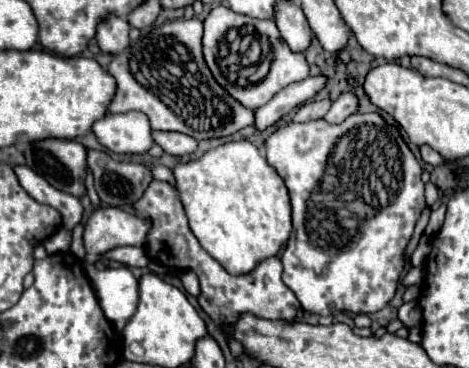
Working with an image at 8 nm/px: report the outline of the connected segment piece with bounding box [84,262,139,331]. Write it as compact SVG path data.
M84 262L84 265L105 317L122 331L139 303L137 279L129 267L97 271L92 264Z

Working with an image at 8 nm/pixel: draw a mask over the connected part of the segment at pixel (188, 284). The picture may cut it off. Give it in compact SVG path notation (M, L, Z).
M185 271L183 275L180 275L180 280L186 293L193 295L193 297L199 297L201 295L199 279L197 279L197 275L193 271Z

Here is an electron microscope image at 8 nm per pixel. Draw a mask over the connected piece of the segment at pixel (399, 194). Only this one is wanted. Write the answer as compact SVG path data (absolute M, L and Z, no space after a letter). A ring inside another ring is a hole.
M355 113L339 125L329 125L323 119L305 123L291 121L267 137L265 149L267 161L281 175L291 197L295 234L290 237L297 237L300 242L289 239L281 261L283 281L297 295L301 307L317 315L335 315L339 311L373 313L383 309L395 295L399 275L405 267L403 249L425 209L421 165L399 131L387 125L379 113ZM300 243L306 243L306 250L299 249Z

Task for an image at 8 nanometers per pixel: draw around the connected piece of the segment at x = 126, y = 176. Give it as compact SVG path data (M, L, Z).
M87 149L87 163L93 171L99 199L111 207L133 205L151 181L151 171L147 167L113 161L103 151Z

